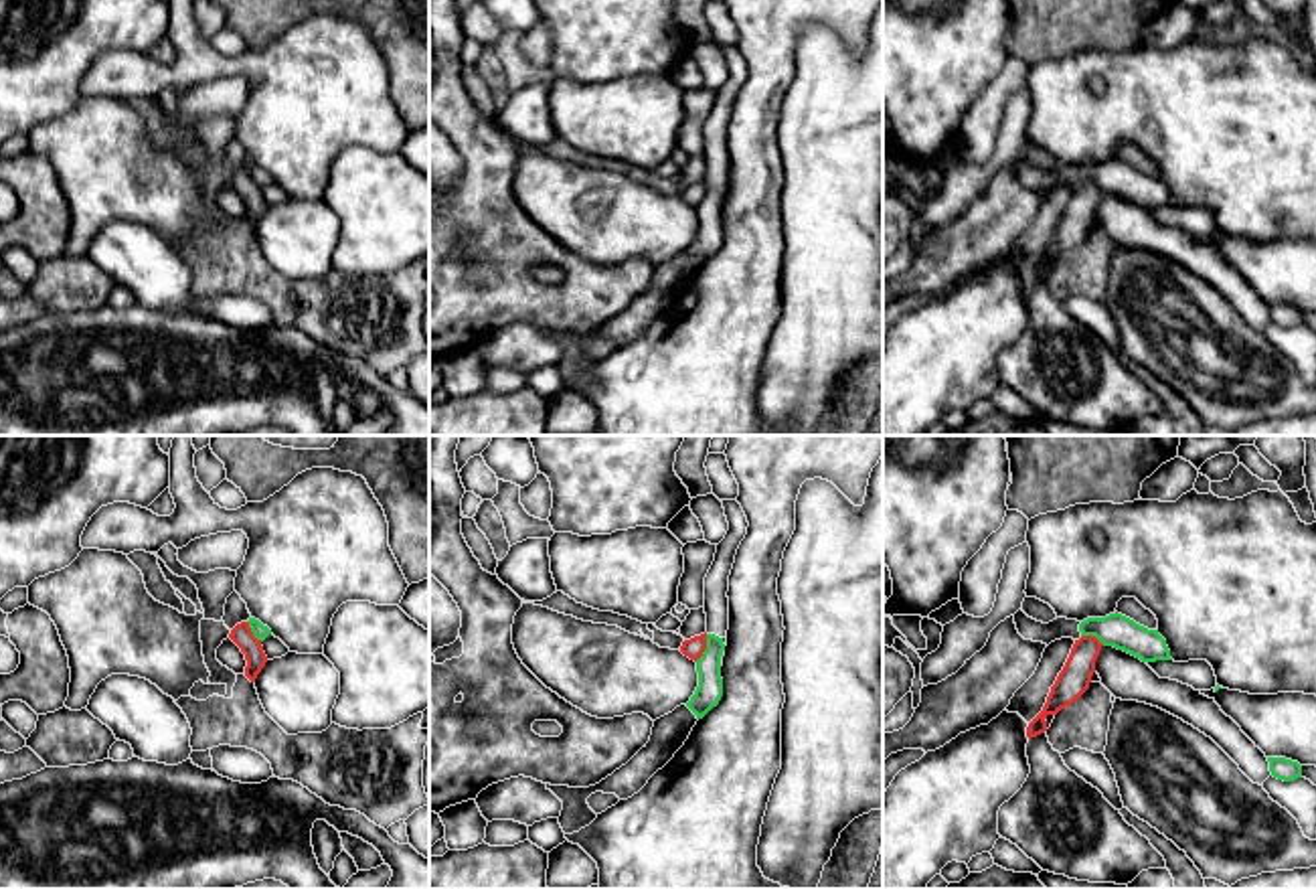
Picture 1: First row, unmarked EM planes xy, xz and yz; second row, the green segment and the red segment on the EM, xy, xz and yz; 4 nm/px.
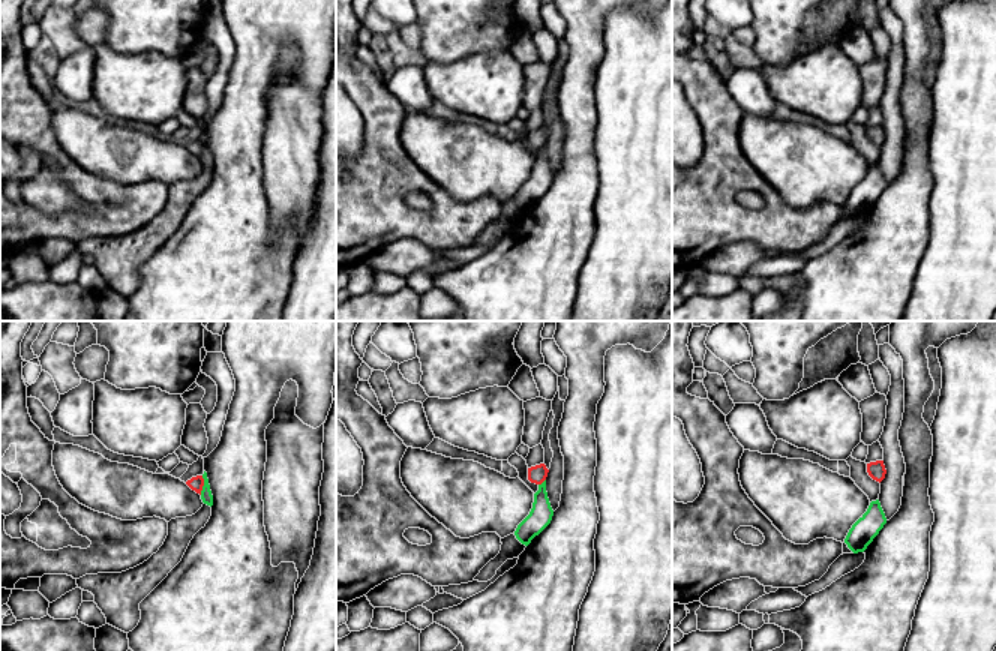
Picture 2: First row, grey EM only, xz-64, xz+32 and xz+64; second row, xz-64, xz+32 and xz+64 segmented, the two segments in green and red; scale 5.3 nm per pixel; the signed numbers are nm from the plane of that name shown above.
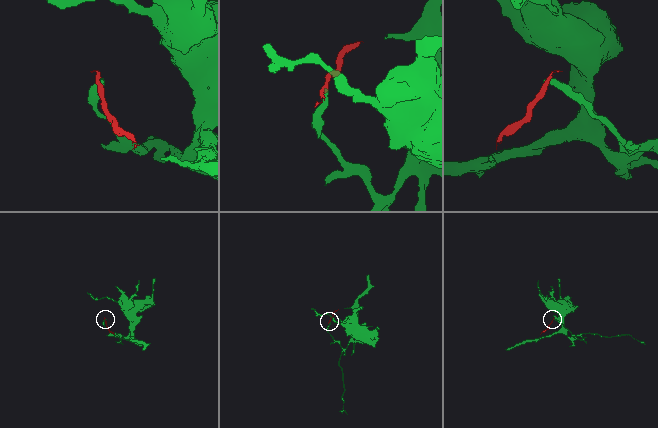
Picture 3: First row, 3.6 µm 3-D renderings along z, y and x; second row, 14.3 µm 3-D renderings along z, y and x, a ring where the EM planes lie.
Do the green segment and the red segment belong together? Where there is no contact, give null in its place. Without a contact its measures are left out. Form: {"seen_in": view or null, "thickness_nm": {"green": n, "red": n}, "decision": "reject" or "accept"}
{"seen_in": "xz", "thickness_nm": {"green": 110, "red": 80}, "decision": "reject"}

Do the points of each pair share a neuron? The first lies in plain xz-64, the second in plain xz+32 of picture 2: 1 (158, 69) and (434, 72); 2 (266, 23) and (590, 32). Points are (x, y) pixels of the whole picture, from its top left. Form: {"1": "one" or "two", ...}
{"1": "one", "2": "one"}

